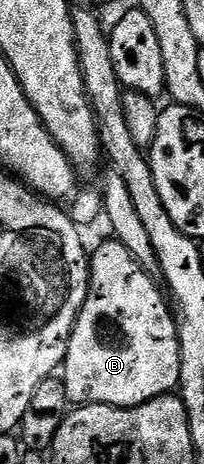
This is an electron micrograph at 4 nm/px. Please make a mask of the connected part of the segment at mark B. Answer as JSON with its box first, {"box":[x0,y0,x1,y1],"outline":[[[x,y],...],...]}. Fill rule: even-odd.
{"box":[63,240,181,409],"outline":[[[108,240],[94,253],[92,250],[89,257],[89,290],[69,336],[63,380],[74,406],[113,405],[117,409],[134,409],[156,397],[172,394],[180,386],[181,340],[174,310],[158,282],[140,266],[123,243]]]}

